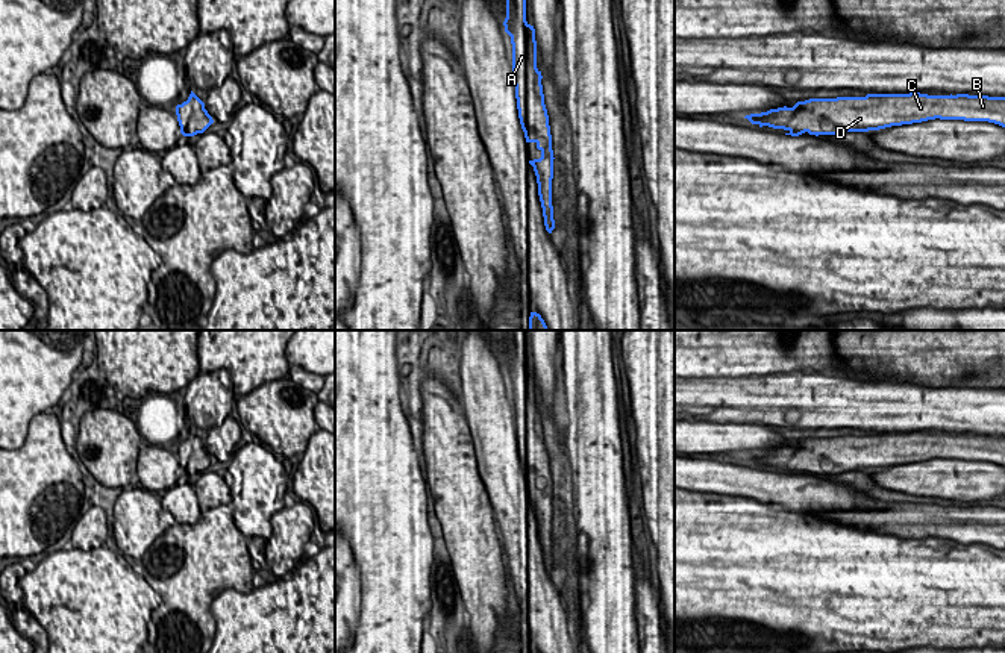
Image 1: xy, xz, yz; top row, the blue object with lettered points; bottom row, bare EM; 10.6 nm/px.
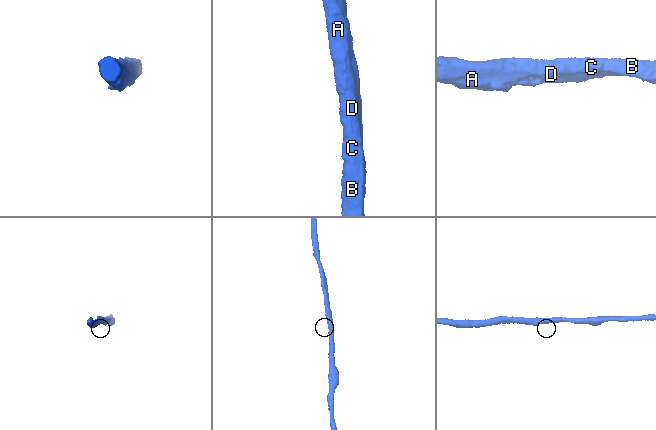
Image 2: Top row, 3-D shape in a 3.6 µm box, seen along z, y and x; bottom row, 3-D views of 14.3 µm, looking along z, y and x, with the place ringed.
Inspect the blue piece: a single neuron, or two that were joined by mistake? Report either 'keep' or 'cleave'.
keep

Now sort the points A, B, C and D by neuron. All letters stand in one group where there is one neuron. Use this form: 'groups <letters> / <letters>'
groups A B C D

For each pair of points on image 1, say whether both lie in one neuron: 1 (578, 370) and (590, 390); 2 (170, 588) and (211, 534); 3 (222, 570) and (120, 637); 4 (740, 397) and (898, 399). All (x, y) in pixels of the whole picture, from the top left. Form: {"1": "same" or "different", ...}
{"1": "same", "2": "same", "3": "different", "4": "same"}

